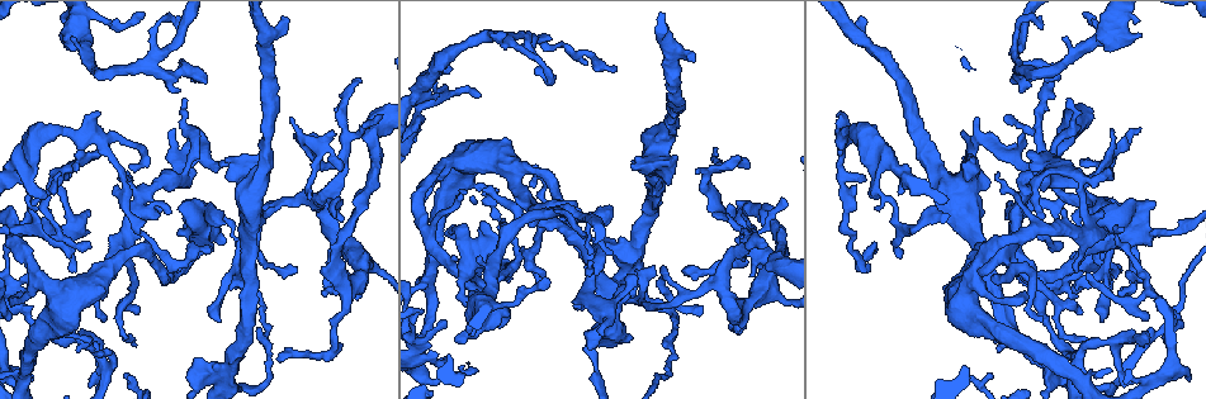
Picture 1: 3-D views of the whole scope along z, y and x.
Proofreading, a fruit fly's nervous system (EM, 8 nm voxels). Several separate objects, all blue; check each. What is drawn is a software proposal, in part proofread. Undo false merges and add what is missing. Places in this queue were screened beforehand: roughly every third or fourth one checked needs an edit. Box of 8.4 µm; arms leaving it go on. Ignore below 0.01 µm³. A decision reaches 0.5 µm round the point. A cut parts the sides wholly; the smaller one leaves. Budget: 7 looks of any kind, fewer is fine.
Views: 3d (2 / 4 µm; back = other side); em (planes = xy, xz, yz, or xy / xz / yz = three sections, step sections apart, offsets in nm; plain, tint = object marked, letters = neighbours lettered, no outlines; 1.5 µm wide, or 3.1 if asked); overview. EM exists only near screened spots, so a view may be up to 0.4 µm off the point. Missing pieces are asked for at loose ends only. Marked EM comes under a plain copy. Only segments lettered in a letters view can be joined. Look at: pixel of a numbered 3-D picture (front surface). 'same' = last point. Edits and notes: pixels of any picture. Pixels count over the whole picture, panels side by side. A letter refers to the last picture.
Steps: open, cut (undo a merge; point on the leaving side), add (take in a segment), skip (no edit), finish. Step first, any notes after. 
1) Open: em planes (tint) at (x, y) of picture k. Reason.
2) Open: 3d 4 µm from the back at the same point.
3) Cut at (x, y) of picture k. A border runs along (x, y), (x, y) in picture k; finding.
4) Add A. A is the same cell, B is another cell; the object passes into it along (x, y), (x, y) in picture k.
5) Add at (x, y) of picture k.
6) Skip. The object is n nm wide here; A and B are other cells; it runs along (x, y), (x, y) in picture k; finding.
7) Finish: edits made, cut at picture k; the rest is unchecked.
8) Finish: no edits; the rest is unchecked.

Open: em planes (letters) at (840, 111) of picture 1. An open end.

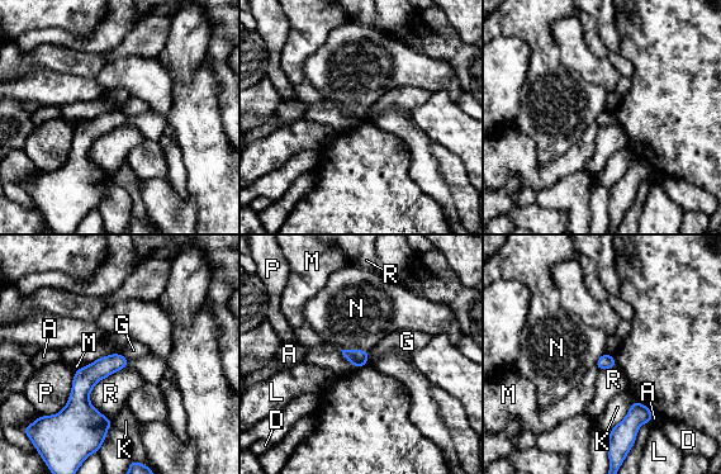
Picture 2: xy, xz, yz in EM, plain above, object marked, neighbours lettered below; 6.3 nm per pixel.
Skip. A, D, G, K, L, M, N, P and R are other cells; a border runs along (341, 349), (361, 349), (368, 351) in picture 2; no lettered segment goes on from it.

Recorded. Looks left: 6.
Open: em yz step 8 (tint) at (739, 210) of picture 1.

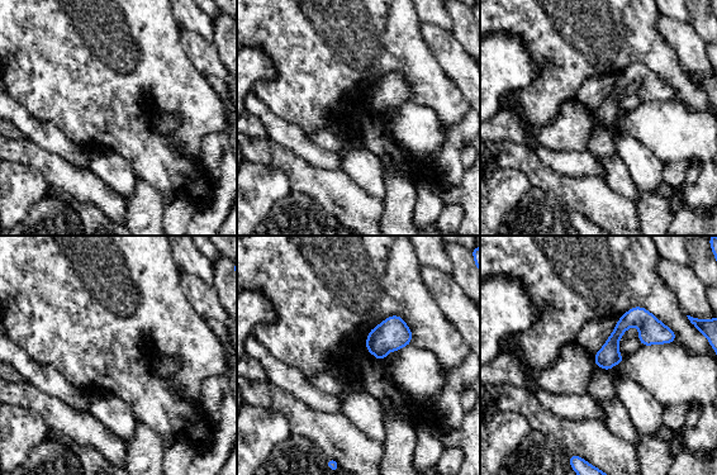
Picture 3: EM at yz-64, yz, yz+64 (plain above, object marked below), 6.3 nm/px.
Open: em planes (letters) at the same point. Another direction.

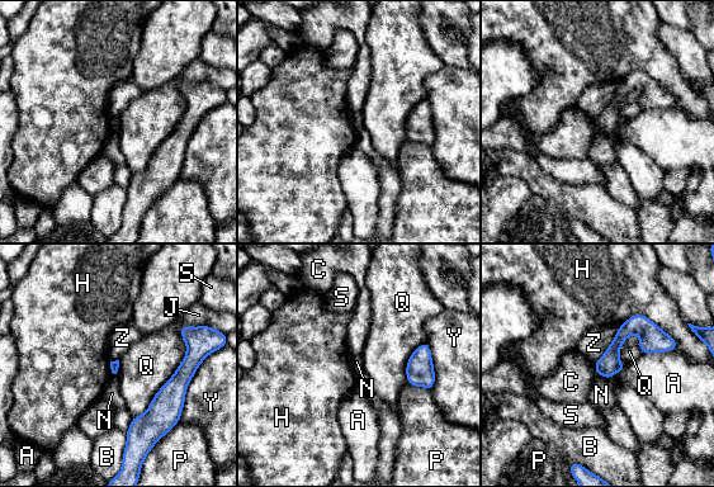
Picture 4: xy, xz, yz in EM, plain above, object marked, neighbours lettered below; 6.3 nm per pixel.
Skip. The longest contact is with Q, 600 nm; A, B, C, H, J, N, P, Q, S, Y and Z are other cells; it runs along (672, 343), (629, 329), (597, 368) in picture 4; none of them fits.

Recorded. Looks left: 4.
Open: em planes (letters) at (359, 81) of picture 1. Thin end.

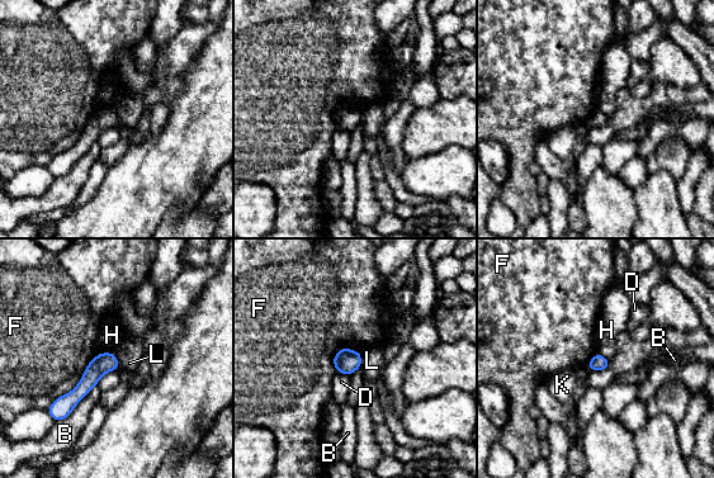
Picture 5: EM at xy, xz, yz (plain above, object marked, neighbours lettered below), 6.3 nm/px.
Skip. B, D, F, H, K and L are other cells; it runs along (113, 358), (60, 410), (53, 412) in picture 5; none of them fits.

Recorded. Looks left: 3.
Finish: no edits; the rest is unchecked.

